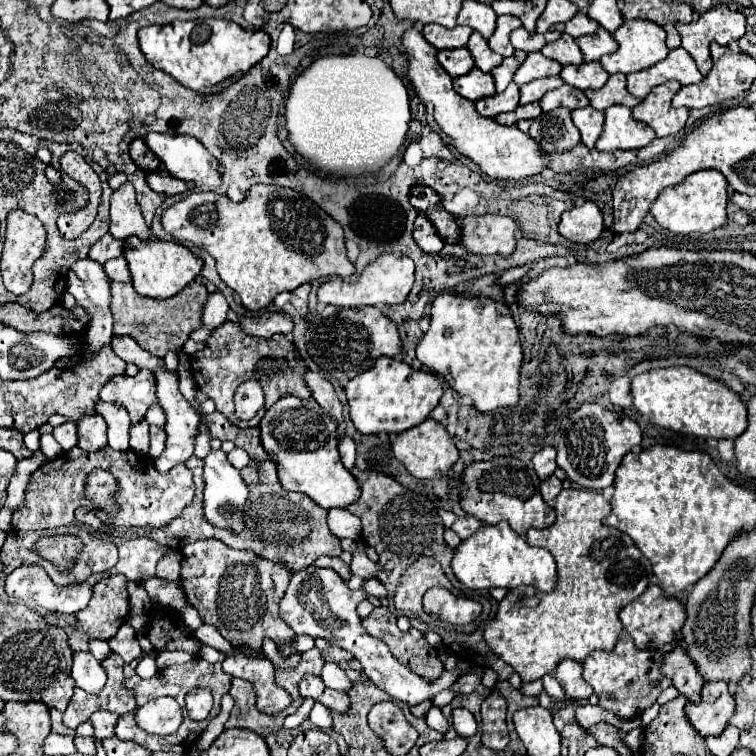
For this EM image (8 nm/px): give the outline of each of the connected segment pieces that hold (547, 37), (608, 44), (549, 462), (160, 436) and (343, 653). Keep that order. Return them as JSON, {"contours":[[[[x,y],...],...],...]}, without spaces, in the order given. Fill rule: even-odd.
{"contours":[[[[520,27],[514,33],[510,33],[510,43],[514,45],[514,49],[522,49],[530,53],[530,51],[540,51],[546,43],[552,43],[558,37],[560,37],[558,31],[548,31],[540,35],[540,33],[528,33],[524,27]]],[[[602,27],[594,35],[578,37],[576,43],[584,53],[584,61],[598,61],[602,55],[614,53],[618,49],[618,43],[614,41],[614,37]]],[[[544,447],[542,451],[538,451],[532,459],[534,463],[534,471],[540,479],[548,479],[554,475],[556,471],[556,449],[554,447]]],[[[150,425],[150,451],[148,451],[148,457],[150,459],[156,459],[162,449],[164,449],[164,429],[162,427],[156,427],[156,425]]],[[[316,639],[316,647],[322,651],[324,661],[330,661],[330,663],[340,663],[340,661],[350,661],[350,659],[354,659],[352,653],[348,653],[346,649],[336,647],[334,643],[324,641],[324,639]]]]}

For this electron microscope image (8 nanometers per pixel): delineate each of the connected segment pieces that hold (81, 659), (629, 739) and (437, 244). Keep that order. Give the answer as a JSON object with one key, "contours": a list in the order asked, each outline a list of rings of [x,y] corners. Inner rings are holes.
{"contours":[[[[74,653],[72,679],[76,681],[76,687],[86,693],[98,693],[106,685],[106,671],[92,653]]],[[[636,728],[626,734],[624,743],[630,750],[634,751],[641,747],[641,743],[643,740],[644,731],[641,728]]],[[[422,215],[414,221],[414,241],[426,251],[426,253],[440,253],[444,247],[444,241],[438,237],[436,229],[430,225],[430,221]]]]}

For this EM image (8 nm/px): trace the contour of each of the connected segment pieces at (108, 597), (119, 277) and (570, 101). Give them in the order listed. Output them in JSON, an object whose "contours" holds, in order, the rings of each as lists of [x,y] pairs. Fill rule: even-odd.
{"contours":[[[[114,575],[114,577],[108,577],[108,579],[100,581],[94,587],[94,595],[92,595],[86,609],[82,609],[80,613],[74,613],[74,615],[58,615],[58,619],[54,619],[54,625],[66,629],[72,651],[88,651],[88,641],[90,639],[110,639],[110,637],[114,637],[118,625],[122,625],[126,621],[128,611],[130,611],[130,605],[128,605],[126,577]]],[[[116,257],[116,259],[110,259],[108,263],[104,263],[104,271],[106,271],[110,281],[120,281],[120,283],[130,281],[130,271],[126,269],[124,257]]],[[[562,85],[554,91],[548,91],[542,99],[540,99],[540,107],[544,111],[552,111],[556,107],[566,107],[570,111],[578,109],[578,107],[586,107],[588,105],[588,99],[582,91],[578,91],[576,87],[570,87],[570,85]]]]}

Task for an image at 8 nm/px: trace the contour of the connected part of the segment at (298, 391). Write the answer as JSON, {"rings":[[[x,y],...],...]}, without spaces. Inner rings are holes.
{"rings":[[[226,321],[224,325],[212,331],[210,339],[206,341],[206,347],[190,357],[190,365],[192,365],[192,377],[196,381],[196,387],[216,403],[216,411],[220,411],[232,425],[242,429],[256,427],[264,411],[268,411],[284,395],[296,395],[302,399],[310,397],[310,391],[302,381],[302,369],[306,369],[304,361],[298,359],[294,343],[286,339],[286,335],[274,335],[266,341],[258,341],[258,337],[246,337],[246,333],[242,333],[238,323]],[[266,355],[278,355],[278,357],[272,359]],[[248,379],[256,379],[260,383],[266,395],[266,403],[250,421],[238,421],[234,415],[232,397],[236,387]]]}

